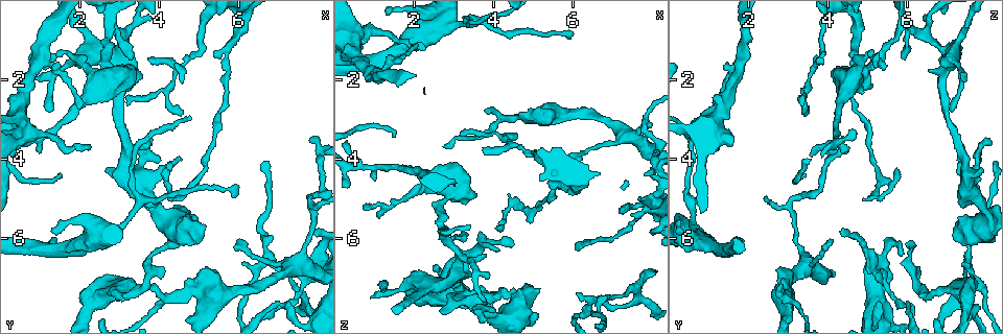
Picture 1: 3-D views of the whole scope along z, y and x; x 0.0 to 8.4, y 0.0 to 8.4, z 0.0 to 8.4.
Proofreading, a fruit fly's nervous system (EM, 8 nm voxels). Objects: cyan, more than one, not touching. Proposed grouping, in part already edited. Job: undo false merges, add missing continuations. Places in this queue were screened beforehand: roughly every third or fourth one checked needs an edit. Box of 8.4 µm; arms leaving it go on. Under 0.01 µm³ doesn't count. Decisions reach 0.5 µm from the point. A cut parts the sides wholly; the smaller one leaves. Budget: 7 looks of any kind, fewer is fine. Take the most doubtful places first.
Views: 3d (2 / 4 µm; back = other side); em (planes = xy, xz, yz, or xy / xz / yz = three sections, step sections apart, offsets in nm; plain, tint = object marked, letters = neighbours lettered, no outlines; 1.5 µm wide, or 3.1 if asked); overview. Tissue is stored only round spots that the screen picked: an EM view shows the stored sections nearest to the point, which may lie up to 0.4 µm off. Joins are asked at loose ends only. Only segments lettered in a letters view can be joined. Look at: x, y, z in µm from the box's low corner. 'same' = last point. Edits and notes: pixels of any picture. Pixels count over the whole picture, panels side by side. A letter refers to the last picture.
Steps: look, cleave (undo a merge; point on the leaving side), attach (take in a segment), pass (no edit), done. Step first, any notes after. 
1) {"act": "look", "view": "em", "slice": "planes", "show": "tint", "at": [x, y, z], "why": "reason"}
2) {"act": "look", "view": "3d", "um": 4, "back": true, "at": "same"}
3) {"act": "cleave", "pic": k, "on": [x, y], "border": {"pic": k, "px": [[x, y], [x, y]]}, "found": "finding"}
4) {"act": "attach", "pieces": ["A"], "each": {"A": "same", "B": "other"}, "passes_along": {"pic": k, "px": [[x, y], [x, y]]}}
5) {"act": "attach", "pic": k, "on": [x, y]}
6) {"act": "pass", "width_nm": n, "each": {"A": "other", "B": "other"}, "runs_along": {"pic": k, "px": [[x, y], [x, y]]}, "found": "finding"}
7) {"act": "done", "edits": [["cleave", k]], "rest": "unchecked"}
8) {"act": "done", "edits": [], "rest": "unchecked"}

{"act": "look", "view": "em", "slice": "planes", "show": "letters", "at": [4.55, 6.20, 6.15], "why": "end of a long branch"}

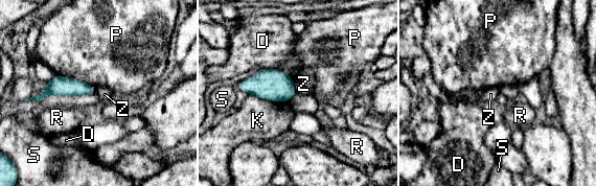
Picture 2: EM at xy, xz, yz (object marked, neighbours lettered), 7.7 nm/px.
{"act": "pass", "width_nm": 110, "each": {"D": "other", "K": "other", "P": "other", "R": "other", "S": "other", "Z": "other"}, "runs_along": {"pic": 2, "px": [[92, 89], [50, 88], [36, 97]]}, "found": "no lettered segment goes on from it"}

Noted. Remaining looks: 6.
{"act": "look", "view": "em", "slice": "planes", "show": "letters", "at": [6.15, 6.55, 7.40], "why": "thin end"}

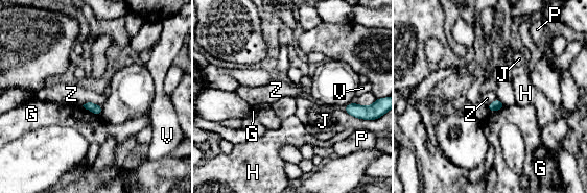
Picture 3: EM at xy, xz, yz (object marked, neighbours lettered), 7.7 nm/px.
{"act": "pass", "each": {"G": "other", "H": "other", "J": "other", "P": "other", "V": "other", "Z": "other"}, "border": {"pic": 3, "px": [[83, 104], [94, 102], [102, 107]]}, "found": "none of them fits"}

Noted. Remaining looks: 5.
{"act": "look", "view": "3d", "um": 4, "at": [5.90, 4.85, 1.00], "why": "branch stops here"}

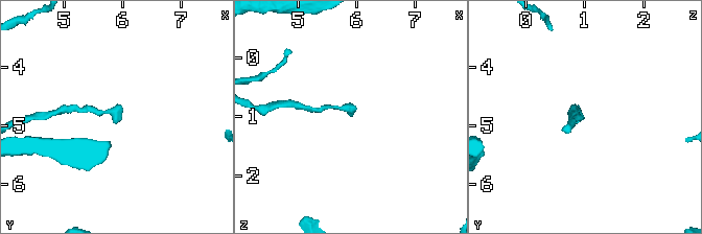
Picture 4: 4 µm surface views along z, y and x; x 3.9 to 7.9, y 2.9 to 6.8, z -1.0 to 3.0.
{"act": "look", "view": "em", "slice": "xy", "step": 8, "show": "letters", "at": [5.90, 4.85, 1.00], "why": "shape alone is not enough"}

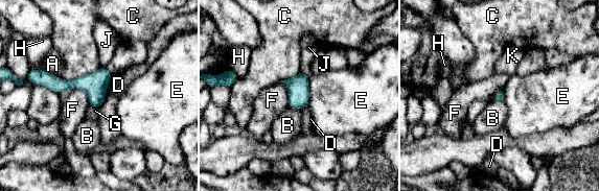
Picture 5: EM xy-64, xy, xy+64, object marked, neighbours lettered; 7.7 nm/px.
{"act": "pass", "longest_contact_nm": ["C", 360], "each": {"A": "other", "B": "other", "C": "other", "D": "other", "E": "other", "F": "other", "G": "other", "H": "other", "J": "other", "K": "other"}, "border": {"pic": 5, "px": [[279, 81], [285, 87], [289, 105]]}, "found": "no lettered segment goes on from it"}

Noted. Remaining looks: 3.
{"act": "done", "edits": [], "rest": "unchecked"}

